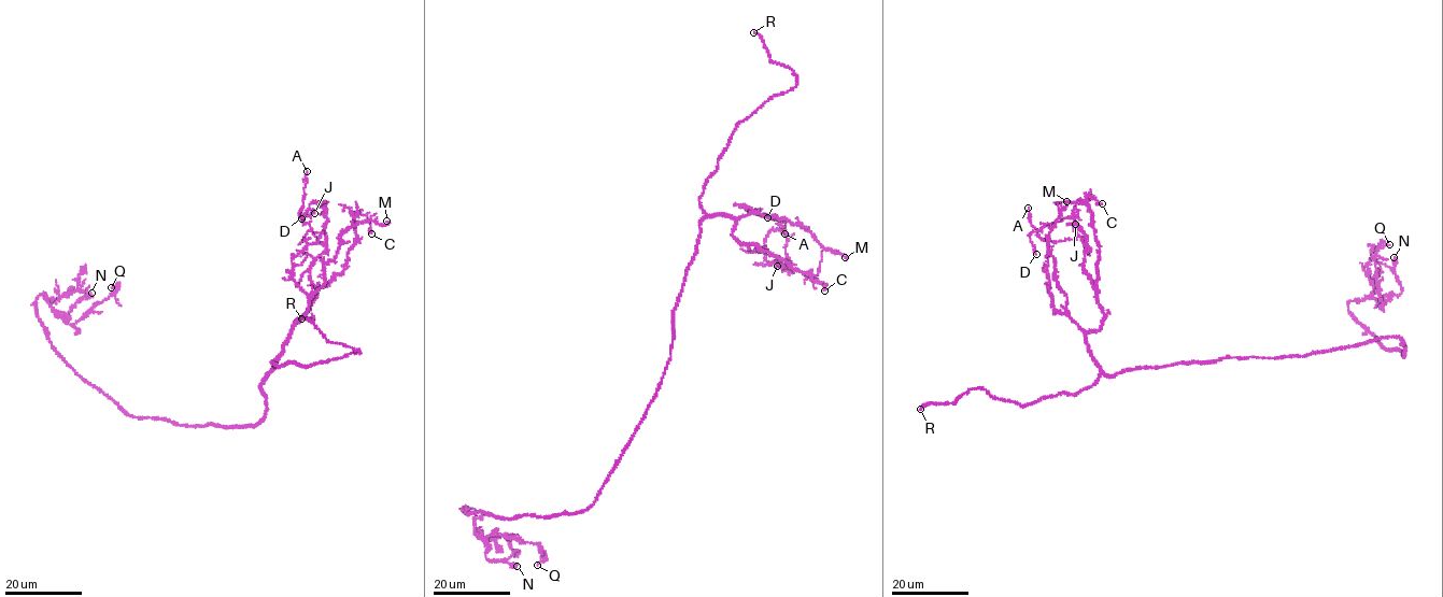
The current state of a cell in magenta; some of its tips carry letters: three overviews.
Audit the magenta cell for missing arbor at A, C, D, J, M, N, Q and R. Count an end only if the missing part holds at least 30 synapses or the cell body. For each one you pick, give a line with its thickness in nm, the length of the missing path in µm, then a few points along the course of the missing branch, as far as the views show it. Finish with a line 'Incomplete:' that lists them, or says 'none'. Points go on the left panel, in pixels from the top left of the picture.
R: calibre 240 nm; missing 4 µm; course (301, 318), (288, 313)
Incomplete: R

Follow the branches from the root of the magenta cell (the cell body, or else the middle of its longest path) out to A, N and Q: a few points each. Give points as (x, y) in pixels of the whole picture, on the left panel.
A: (251, 425), (264, 418), (259, 384), (315, 296), (310, 268), (327, 250), (298, 212), (307, 171)
N: (251, 425), (178, 426), (135, 417), (88, 384), (53, 346), (36, 301), (43, 293), (67, 322), (92, 293)
Q: (251, 425), (135, 417), (88, 384), (53, 346), (36, 301), (43, 293), (75, 325), (118, 287), (111, 287)

